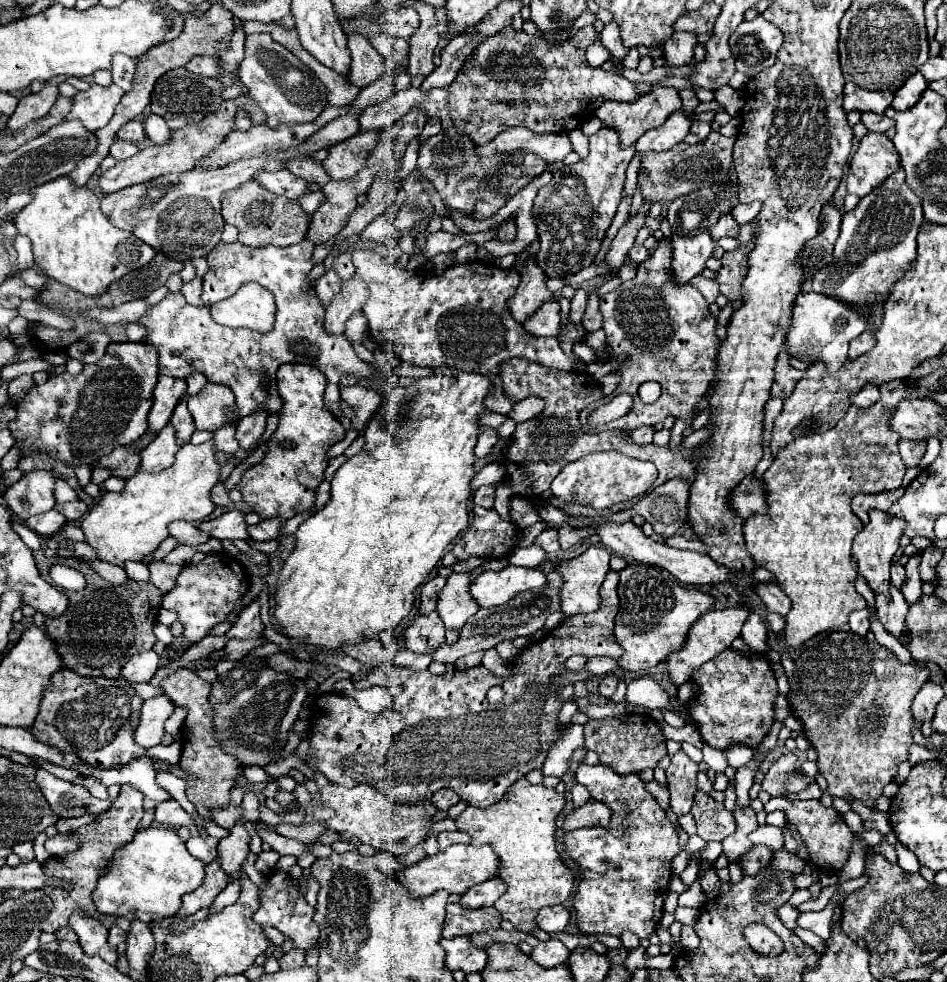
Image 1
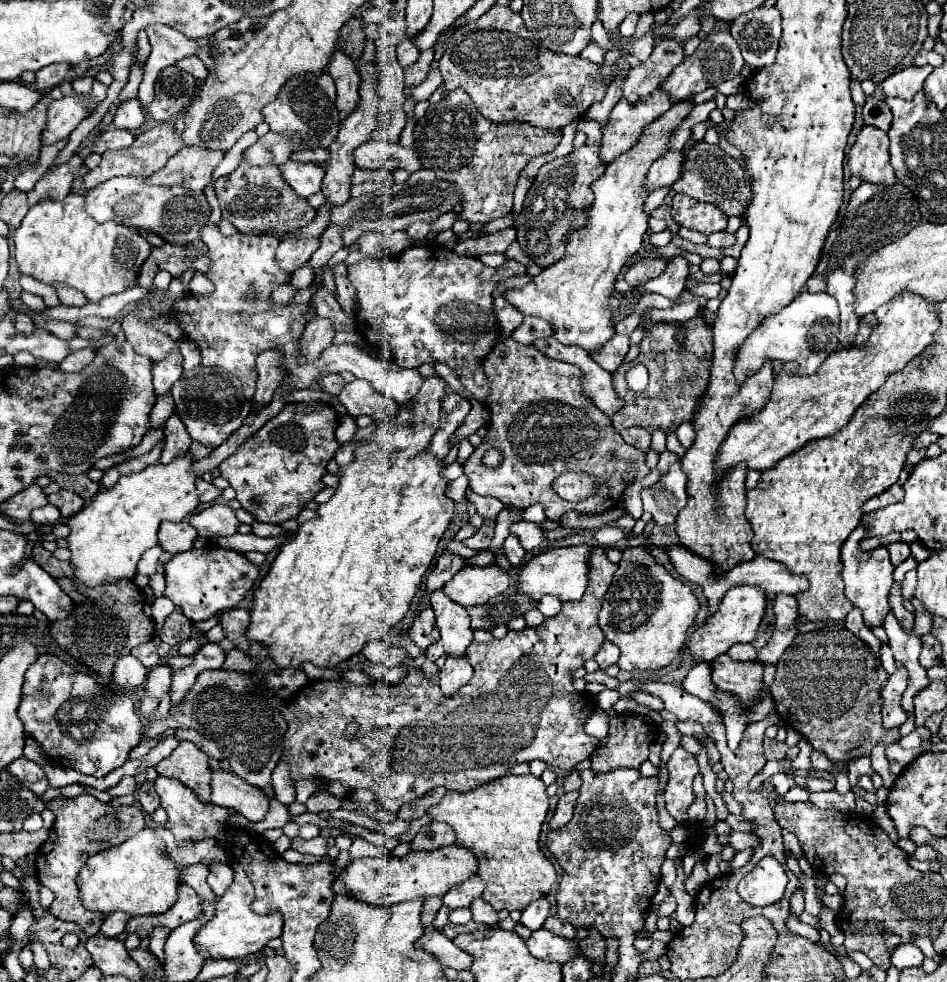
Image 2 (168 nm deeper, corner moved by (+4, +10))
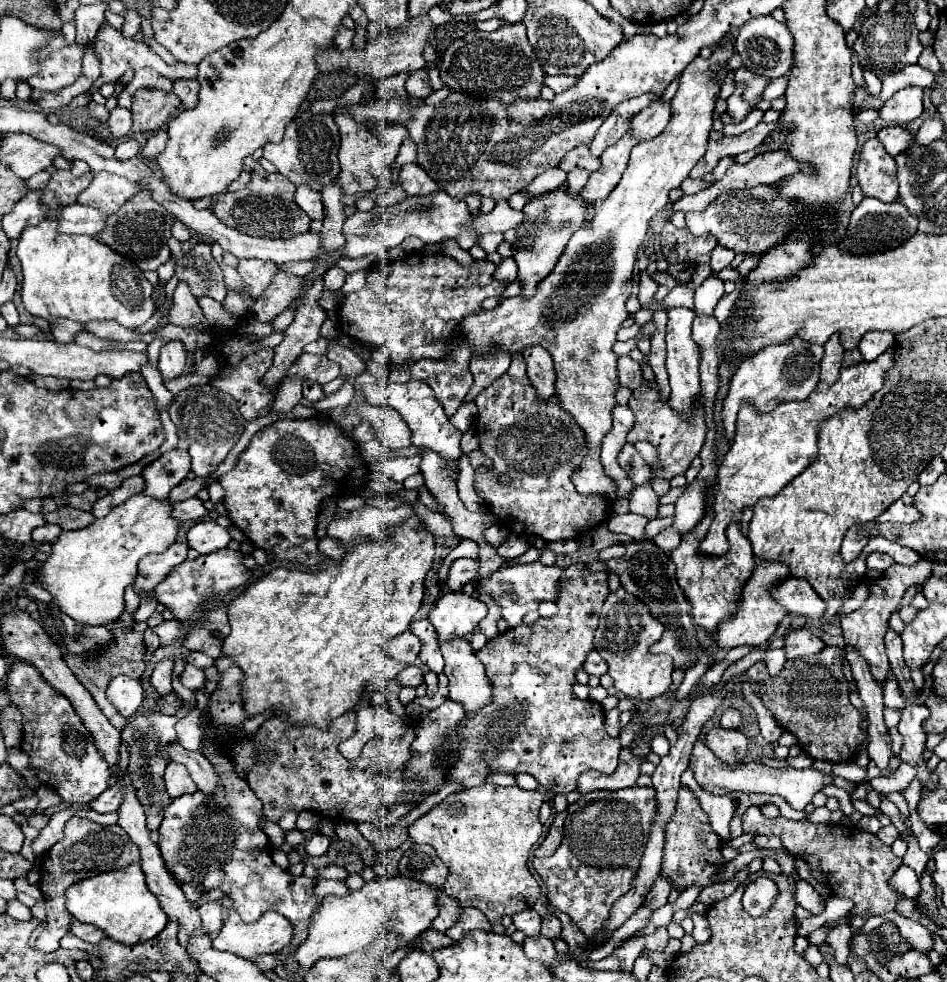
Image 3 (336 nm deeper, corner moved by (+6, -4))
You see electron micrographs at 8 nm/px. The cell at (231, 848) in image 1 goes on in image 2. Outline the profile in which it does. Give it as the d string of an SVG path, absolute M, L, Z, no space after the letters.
M211 862L209 876L207 876L207 884L211 886L211 890L217 896L223 896L223 892L231 886L231 882L233 882L233 870L231 870L231 866L223 864L223 862Z

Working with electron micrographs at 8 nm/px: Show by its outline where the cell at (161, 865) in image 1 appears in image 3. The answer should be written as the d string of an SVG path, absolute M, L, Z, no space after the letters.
M131 864L129 868L103 872L87 880L81 880L69 886L65 896L67 896L65 906L75 920L103 930L107 938L121 944L147 942L167 926L167 916L165 912L161 912L157 898L149 892L139 864Z

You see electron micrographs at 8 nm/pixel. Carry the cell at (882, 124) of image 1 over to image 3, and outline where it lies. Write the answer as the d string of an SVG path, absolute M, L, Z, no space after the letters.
M899 124L881 128L879 134L877 134L877 138L881 140L881 144L885 146L885 150L887 150L891 156L897 156L897 154L909 150L911 144L913 144L913 134L911 134L907 128L899 126Z

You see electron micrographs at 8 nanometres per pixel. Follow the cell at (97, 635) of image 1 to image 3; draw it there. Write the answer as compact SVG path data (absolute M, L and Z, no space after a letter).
M113 630L115 634L115 642L95 654L89 654L89 656L75 656L75 654L67 654L65 656L65 662L67 666L73 670L73 674L77 676L77 680L89 690L89 694L93 696L93 700L97 702L99 710L107 716L107 720L117 728L117 730L123 730L125 728L125 718L119 716L119 712L113 708L113 704L107 700L105 696L105 690L109 686L109 682L123 674L123 676L129 676L129 678L135 678L139 680L145 672L145 662L143 662L143 654L145 654L145 644L143 644L143 634L141 632L135 632L135 630Z

